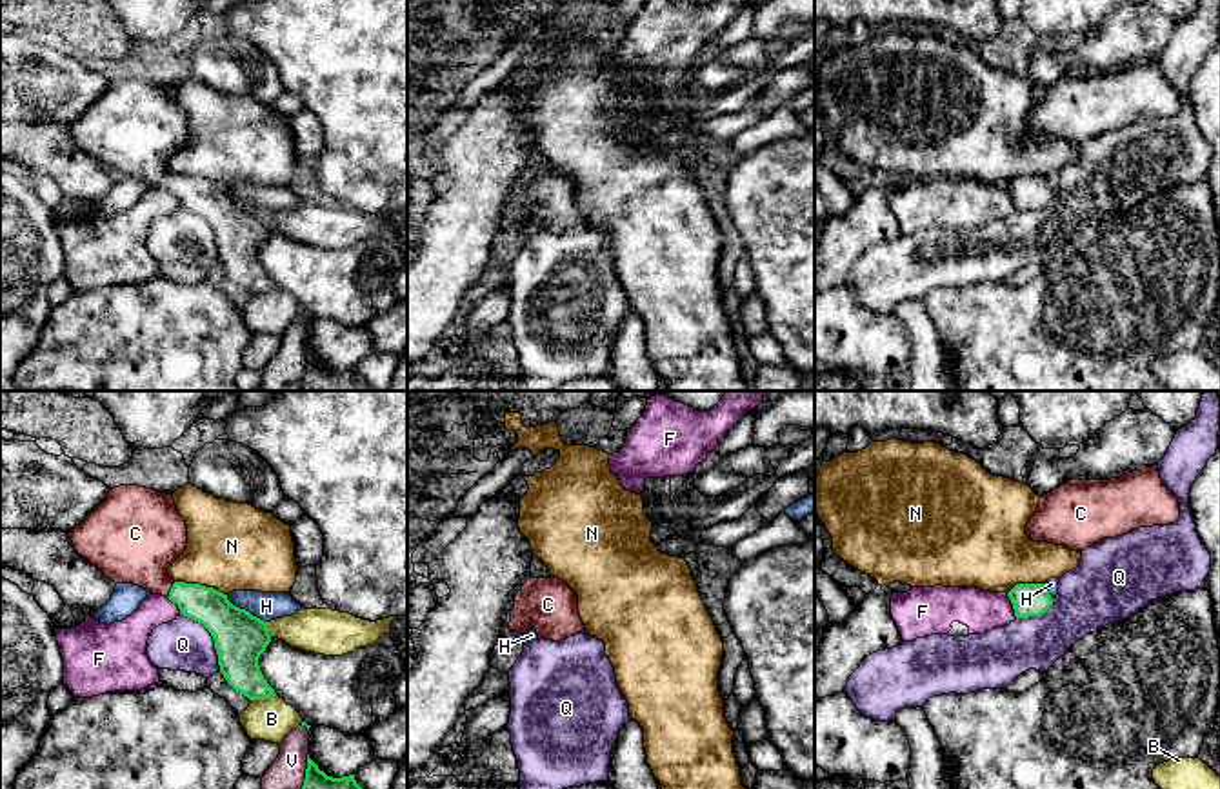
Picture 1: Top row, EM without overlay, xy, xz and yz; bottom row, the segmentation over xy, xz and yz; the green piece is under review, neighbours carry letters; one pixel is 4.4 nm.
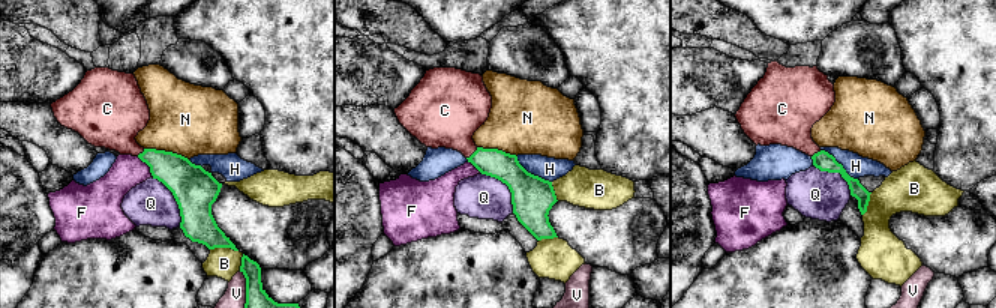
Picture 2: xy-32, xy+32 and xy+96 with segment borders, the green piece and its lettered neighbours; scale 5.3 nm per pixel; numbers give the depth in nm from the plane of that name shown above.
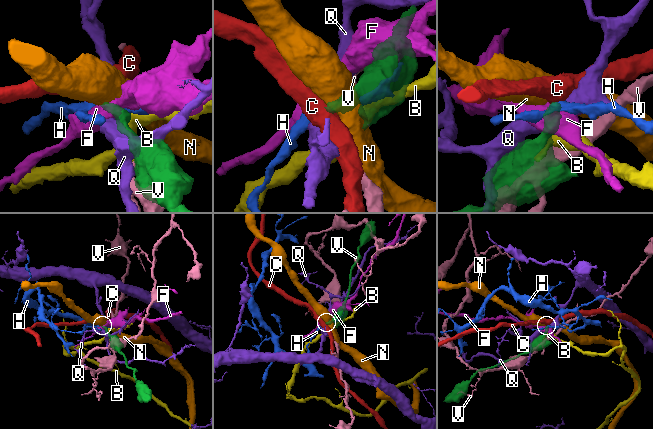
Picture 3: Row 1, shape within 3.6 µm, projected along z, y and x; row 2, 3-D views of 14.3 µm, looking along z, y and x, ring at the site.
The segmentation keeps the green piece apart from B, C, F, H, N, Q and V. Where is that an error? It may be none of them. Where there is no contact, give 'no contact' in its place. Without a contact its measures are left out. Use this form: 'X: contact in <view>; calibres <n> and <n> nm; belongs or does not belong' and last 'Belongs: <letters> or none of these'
B: contact in xy; calibres 200 and 190 nm; does not belong
C: contact in xy; calibres 160 and 340 nm; belongs
F: contact in yz; calibres 140 and 180 nm; does not belong
H: contact in xy; calibres 220 and 130 nm; does not belong
N: contact in xy; calibres 190 and 380 nm; does not belong
Q: contact in xy; calibres 220 and 220 nm; does not belong
V: contact in xy; calibres 190 and 180 nm; does not belong
Belongs: C

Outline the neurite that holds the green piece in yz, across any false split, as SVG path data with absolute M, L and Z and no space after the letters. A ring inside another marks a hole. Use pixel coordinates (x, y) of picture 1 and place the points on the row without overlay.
M1016 176L1007 189L1013 196L1016 213L1042 209L1053 198L1045 176Z

